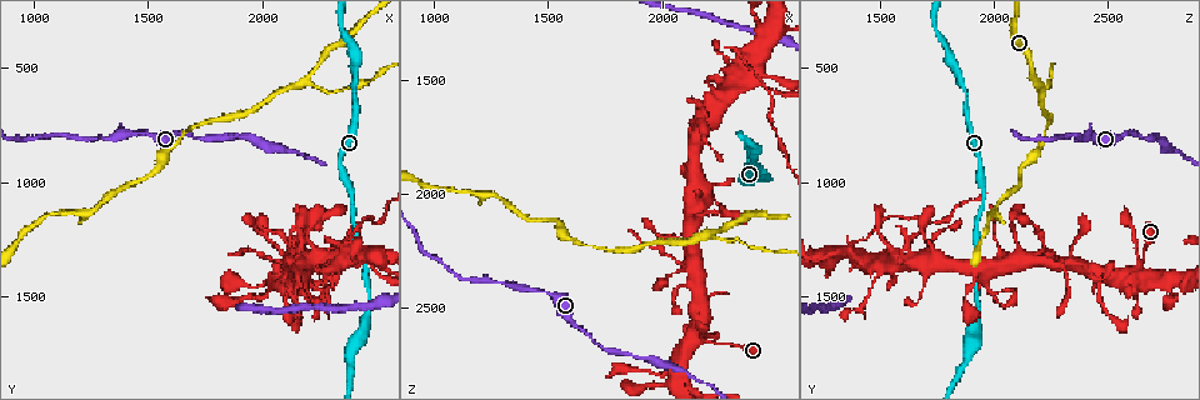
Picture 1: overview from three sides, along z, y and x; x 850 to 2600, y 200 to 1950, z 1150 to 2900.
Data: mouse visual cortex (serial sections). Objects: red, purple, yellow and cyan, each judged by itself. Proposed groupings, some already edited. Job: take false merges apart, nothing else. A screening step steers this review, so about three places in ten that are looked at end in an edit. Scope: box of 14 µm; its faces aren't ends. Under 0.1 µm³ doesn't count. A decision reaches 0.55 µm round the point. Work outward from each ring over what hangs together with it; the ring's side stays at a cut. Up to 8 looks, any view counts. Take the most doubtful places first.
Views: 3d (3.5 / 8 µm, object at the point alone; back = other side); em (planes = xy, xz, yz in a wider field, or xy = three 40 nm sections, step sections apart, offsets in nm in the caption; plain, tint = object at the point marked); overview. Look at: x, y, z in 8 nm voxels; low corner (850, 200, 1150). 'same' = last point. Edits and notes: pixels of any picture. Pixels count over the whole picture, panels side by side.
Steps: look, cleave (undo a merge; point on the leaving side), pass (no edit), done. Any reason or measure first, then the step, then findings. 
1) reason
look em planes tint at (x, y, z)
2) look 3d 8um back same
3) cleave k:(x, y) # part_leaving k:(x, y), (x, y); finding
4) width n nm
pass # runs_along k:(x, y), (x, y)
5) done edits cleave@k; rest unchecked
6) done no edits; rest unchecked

look em planes tint at (2340, 1270, 1360)

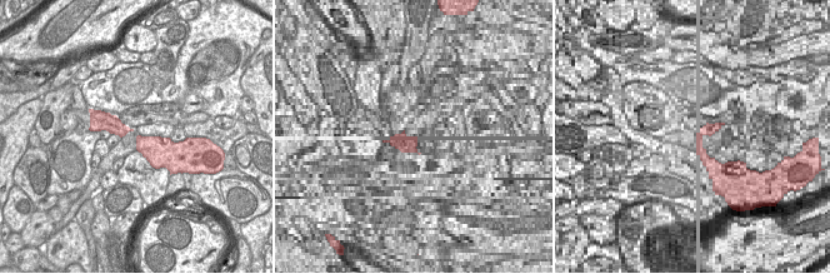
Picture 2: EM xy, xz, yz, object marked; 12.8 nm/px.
look 3d 3.5um same

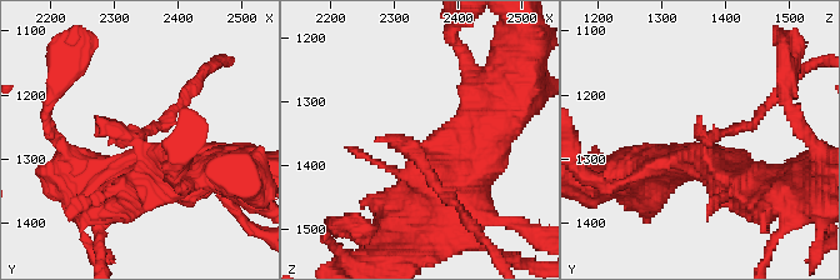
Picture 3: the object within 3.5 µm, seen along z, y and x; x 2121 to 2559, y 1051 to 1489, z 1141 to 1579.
pass # runs_along 3:(163, 183), (136, 133), (171, 114); all the same cell

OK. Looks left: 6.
side arm on a straight run
look 3d 3.5um at (2180, 560, 2170)

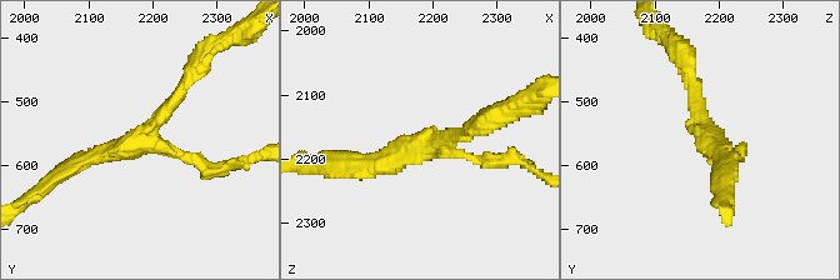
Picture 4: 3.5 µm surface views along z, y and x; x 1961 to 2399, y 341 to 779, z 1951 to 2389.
arms 3; arm_widths 150, 200, 200 nm; need the tissue
look em xy step 1 tint at (2195, 550, 2185)

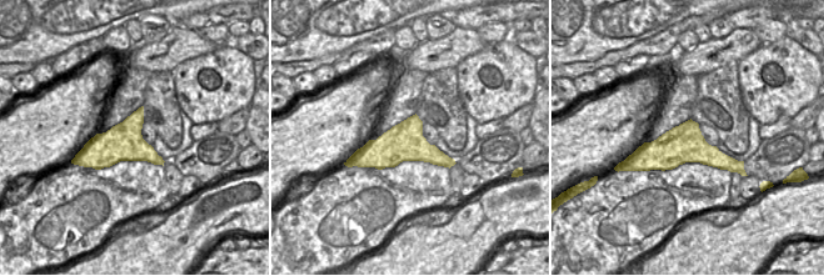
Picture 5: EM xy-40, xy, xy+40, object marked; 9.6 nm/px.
look em xy step 3 tint same

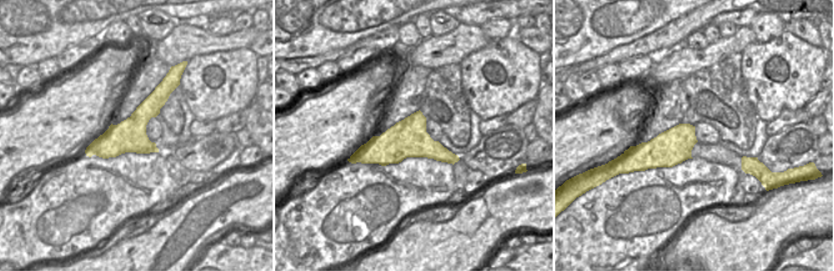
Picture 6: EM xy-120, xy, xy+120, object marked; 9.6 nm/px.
pass # runs_along 4:(193, 69), (139, 141), (74, 164); continuous, no second cell

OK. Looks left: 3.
thin neck
look 3d 3.5um at (2050, 1280, 2360)

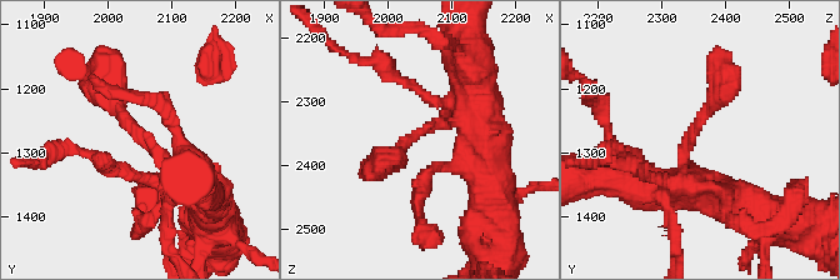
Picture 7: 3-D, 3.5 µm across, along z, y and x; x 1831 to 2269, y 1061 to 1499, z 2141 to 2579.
look em planes tint at (2055, 1275, 2345)

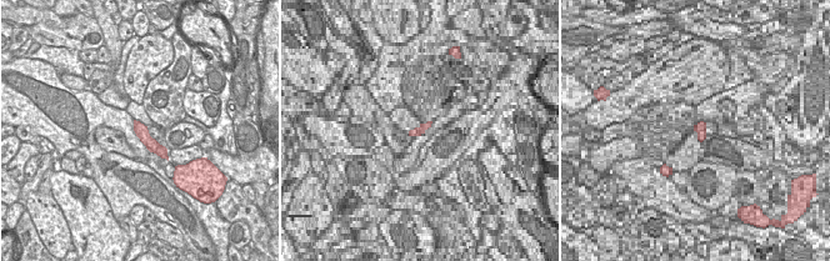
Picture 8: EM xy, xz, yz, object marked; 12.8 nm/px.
pass # runs_along 8:(136, 124), (141, 132), (164, 155); all the same cell

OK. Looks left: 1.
done no edits; rest unchecked

